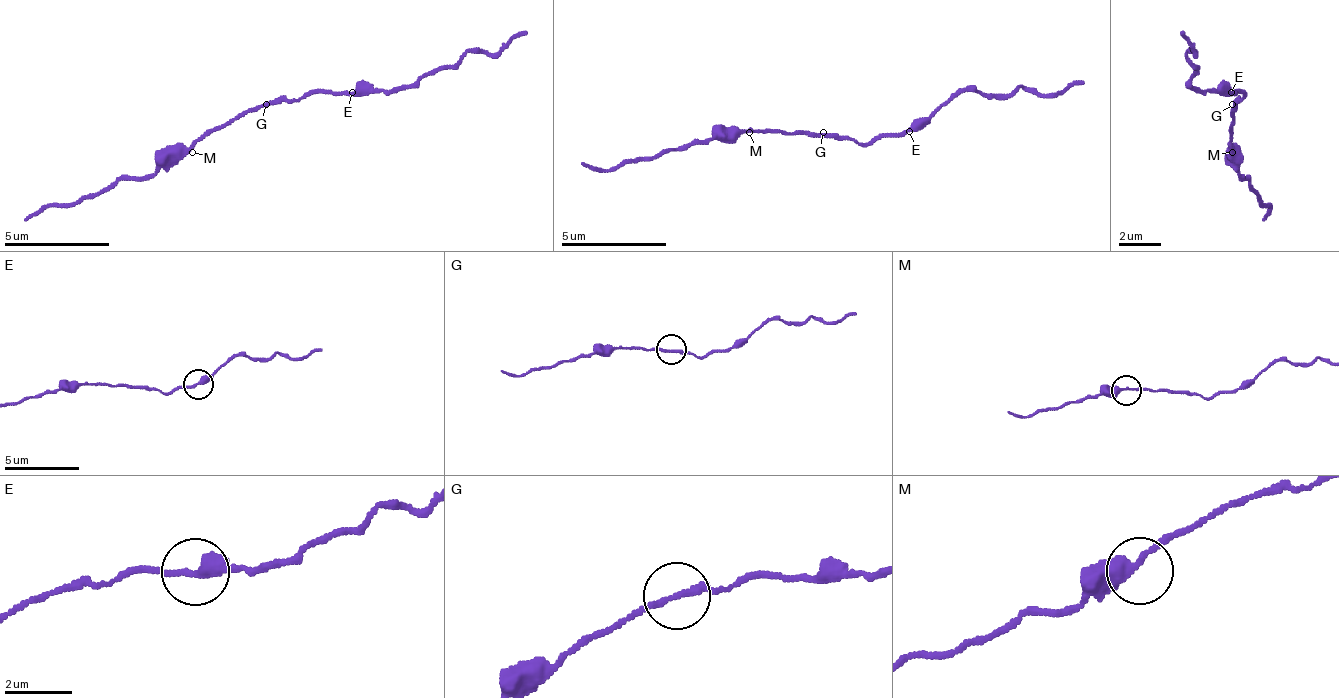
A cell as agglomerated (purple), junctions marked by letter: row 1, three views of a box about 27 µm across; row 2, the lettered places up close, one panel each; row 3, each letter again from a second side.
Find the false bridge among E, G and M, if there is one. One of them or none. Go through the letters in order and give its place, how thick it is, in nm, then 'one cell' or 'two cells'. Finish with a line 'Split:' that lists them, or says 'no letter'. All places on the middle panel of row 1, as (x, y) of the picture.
E: (909, 131) | 340 nm | two cells
G: (823, 132) | 180 nm | one cell
M: (749, 132) | 320 nm | one cell
Split: E

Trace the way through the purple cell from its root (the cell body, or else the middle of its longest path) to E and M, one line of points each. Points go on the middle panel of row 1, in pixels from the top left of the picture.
E: (828, 137), (876, 143), (881, 137), (902, 137), (907, 132)
M: (828, 137), (812, 137), (807, 132), (749, 132)

